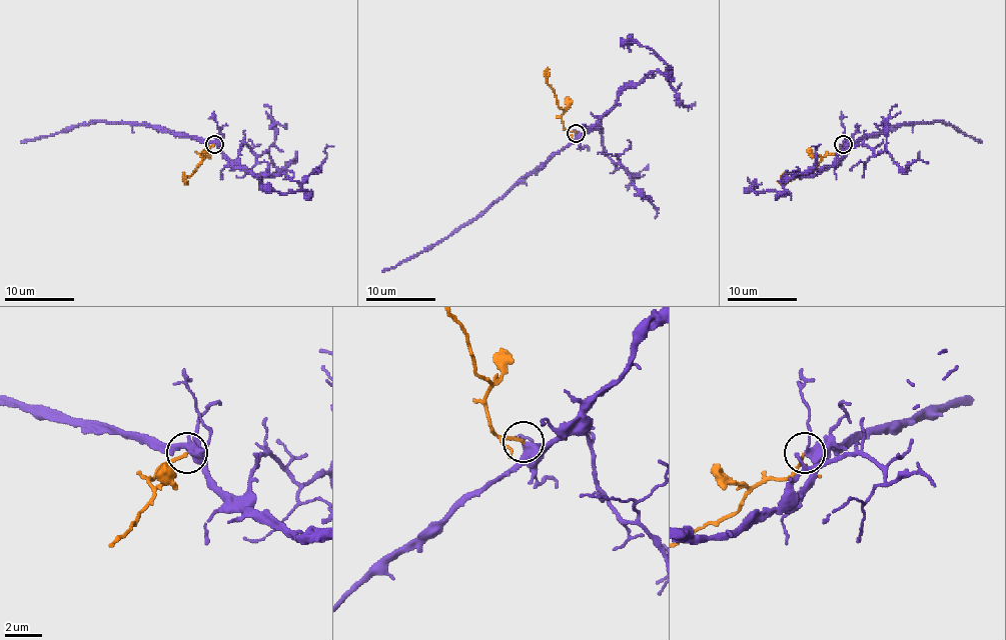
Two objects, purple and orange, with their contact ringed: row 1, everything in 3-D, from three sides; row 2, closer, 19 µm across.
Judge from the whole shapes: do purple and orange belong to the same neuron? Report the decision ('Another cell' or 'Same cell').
Same cell

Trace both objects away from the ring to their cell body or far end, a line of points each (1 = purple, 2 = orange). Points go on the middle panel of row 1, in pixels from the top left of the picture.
1: (575, 133), (577, 136), (570, 143), (522, 176), (481, 215), (382, 272)
2: (575, 133), (563, 126), (563, 110), (548, 83), (548, 67)

